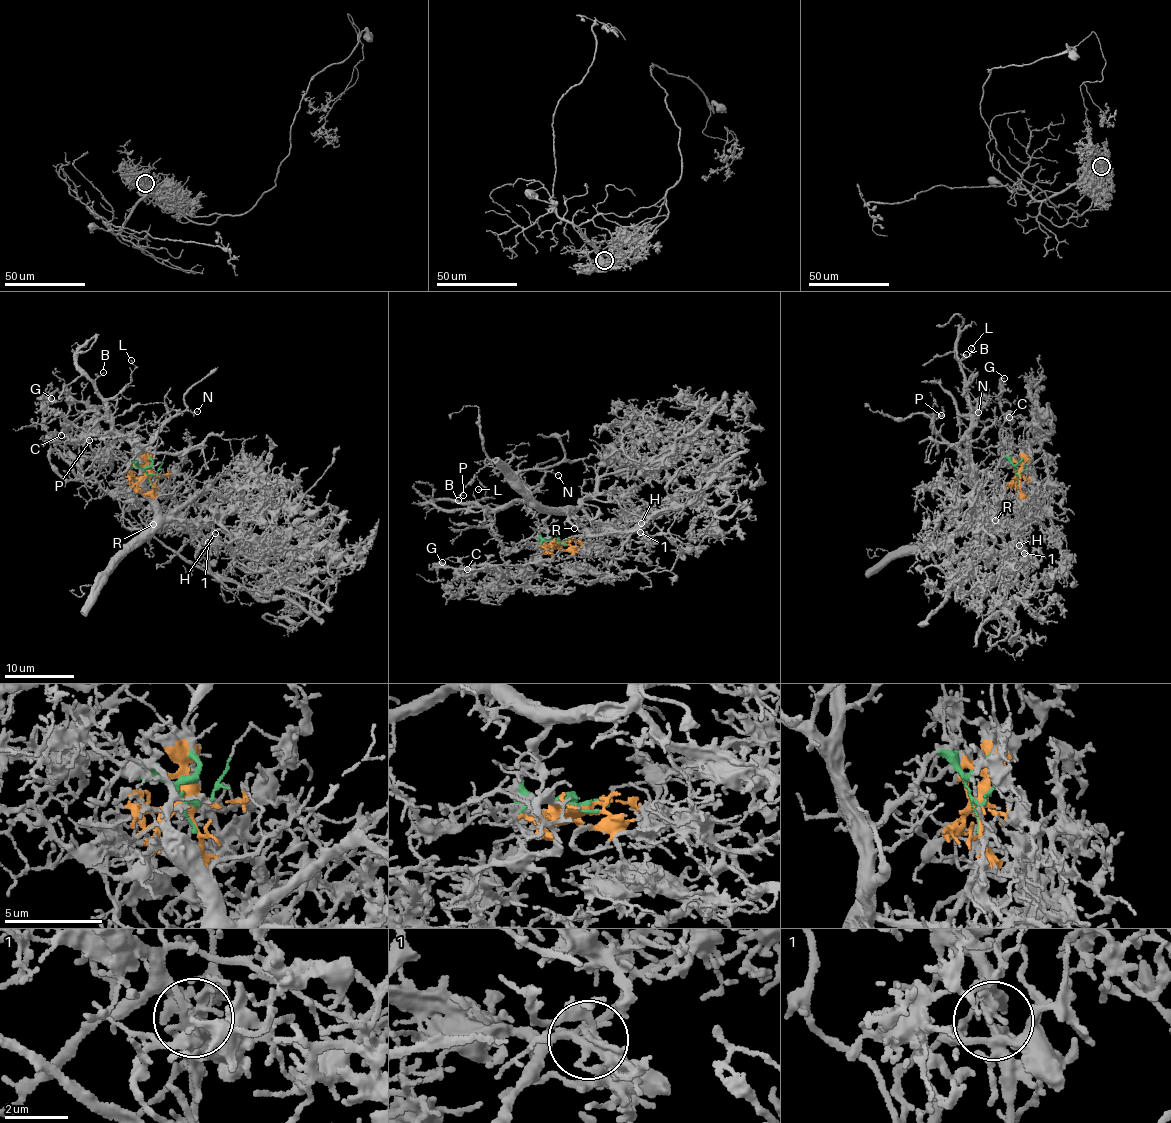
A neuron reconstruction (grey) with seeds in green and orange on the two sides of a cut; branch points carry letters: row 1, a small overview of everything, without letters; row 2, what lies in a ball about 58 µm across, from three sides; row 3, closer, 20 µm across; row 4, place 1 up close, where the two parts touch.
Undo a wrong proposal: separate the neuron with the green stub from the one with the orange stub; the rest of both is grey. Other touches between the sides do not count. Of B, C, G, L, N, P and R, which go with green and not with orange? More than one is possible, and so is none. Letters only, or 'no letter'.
B, L, N, P, R

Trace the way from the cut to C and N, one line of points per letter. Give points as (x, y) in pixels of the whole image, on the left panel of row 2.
C: (150, 477), (123, 493), (80, 478), (55, 447), (54, 438), (57, 432), (60, 435)
N: (150, 477), (138, 462), (140, 480), (147, 489), (142, 468), (146, 451), (166, 422), (186, 409), (197, 412)

